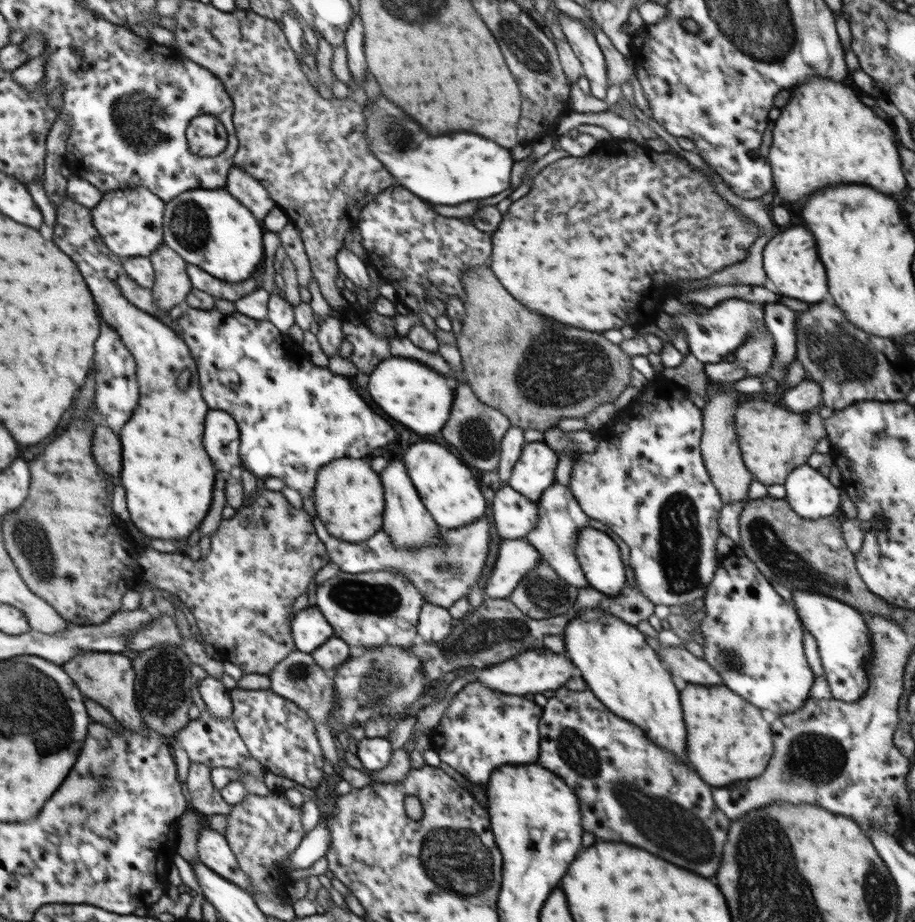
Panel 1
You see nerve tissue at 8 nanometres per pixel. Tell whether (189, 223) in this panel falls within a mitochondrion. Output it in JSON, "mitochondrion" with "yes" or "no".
{"mitochondrion":"yes"}

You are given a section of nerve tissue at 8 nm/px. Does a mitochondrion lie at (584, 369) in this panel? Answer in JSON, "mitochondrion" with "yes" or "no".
{"mitochondrion":"yes"}

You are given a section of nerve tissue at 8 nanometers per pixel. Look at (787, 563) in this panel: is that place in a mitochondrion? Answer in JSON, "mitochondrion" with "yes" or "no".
{"mitochondrion":"yes"}

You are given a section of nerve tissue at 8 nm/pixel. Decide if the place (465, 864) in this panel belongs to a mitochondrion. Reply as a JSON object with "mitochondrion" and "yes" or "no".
{"mitochondrion":"yes"}

